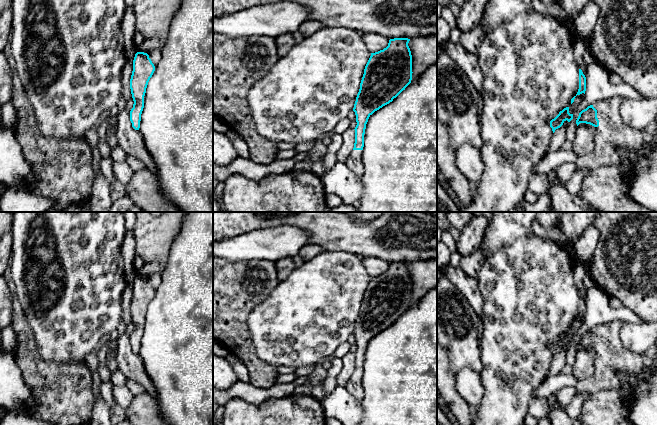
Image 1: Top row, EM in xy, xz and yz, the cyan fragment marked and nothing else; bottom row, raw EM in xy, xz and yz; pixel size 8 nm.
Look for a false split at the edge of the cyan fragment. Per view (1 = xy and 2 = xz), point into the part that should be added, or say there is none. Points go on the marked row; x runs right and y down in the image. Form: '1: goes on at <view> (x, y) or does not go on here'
1: does not go on here
2: goes on at xz (354, 162)

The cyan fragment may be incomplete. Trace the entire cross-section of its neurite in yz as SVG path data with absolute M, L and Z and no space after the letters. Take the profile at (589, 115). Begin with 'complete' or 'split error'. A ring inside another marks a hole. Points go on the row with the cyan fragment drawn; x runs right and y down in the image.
split error; M622 96L598 100L579 113L576 120L577 126L580 123L586 123L595 127L595 147L588 155L578 158L575 162L577 170L593 170L601 166L627 163L631 160L629 156L631 151L639 150L646 143L657 147L657 133L640 132L623 123L620 115L622 101Z

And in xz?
split error; M390 39L383 50L371 53L365 66L353 111L356 115L354 148L344 164L362 177L364 134L369 117L396 98L412 80L410 39Z

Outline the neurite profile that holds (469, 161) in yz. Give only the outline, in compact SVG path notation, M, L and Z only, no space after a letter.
M465 144L457 149L455 162L459 171L468 181L479 183L484 172L484 162L480 148Z

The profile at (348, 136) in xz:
M352 128L347 129L343 134L343 144L336 154L338 163L344 163L351 151L354 148L355 143L355 130Z

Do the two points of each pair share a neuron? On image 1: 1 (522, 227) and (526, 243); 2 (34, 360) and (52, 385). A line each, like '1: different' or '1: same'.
1: different
2: same

